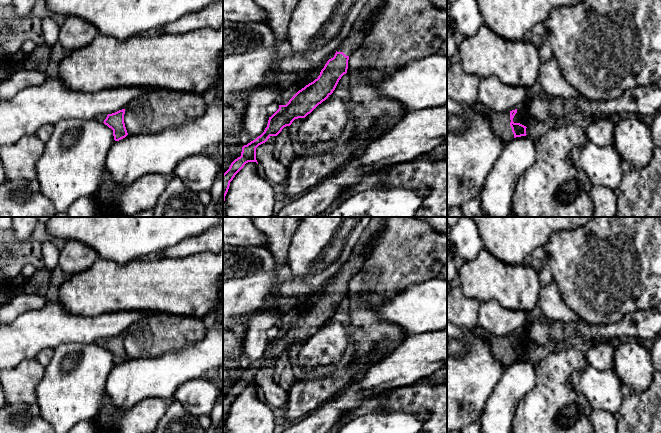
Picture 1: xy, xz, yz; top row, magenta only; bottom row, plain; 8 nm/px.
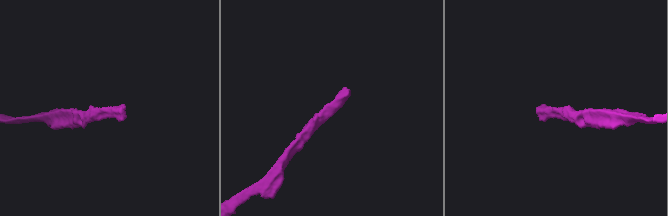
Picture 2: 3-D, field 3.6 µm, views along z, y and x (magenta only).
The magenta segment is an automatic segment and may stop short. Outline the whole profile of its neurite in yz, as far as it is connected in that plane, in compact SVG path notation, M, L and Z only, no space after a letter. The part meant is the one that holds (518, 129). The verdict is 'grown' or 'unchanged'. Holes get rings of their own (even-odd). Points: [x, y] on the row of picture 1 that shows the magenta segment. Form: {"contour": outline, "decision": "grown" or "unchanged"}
{"contour": "M480 104L473 106L473 108L483 112L495 135L500 137L504 143L508 143L516 137L527 135L526 126L513 122L517 109L510 112L494 112L485 109Z", "decision": "grown"}

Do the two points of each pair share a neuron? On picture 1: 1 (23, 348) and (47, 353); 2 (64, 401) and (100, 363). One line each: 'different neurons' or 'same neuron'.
1: different neurons
2: same neuron

